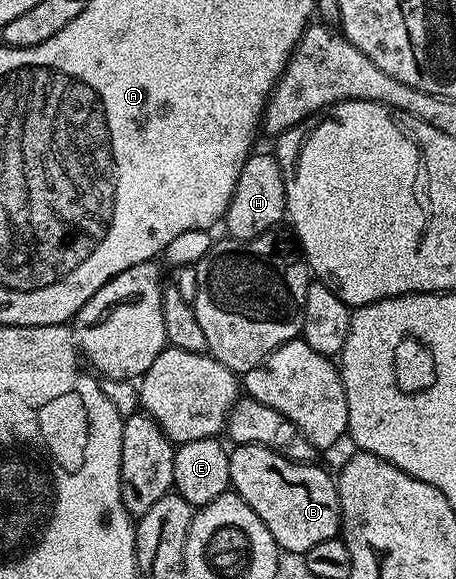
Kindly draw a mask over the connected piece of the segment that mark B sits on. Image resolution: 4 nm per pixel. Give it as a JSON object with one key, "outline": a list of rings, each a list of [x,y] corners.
{"outline":[[[257,444],[235,445],[229,451],[228,461],[232,479],[231,487],[236,495],[246,501],[250,510],[254,510],[254,514],[258,514],[258,518],[262,518],[266,530],[270,530],[270,534],[274,538],[277,549],[306,553],[314,546],[318,546],[318,542],[337,539],[338,533],[341,531],[340,499],[336,493],[336,481],[333,473],[330,474],[326,469],[319,468],[319,463],[299,464],[284,456],[279,456],[266,446]]]}

